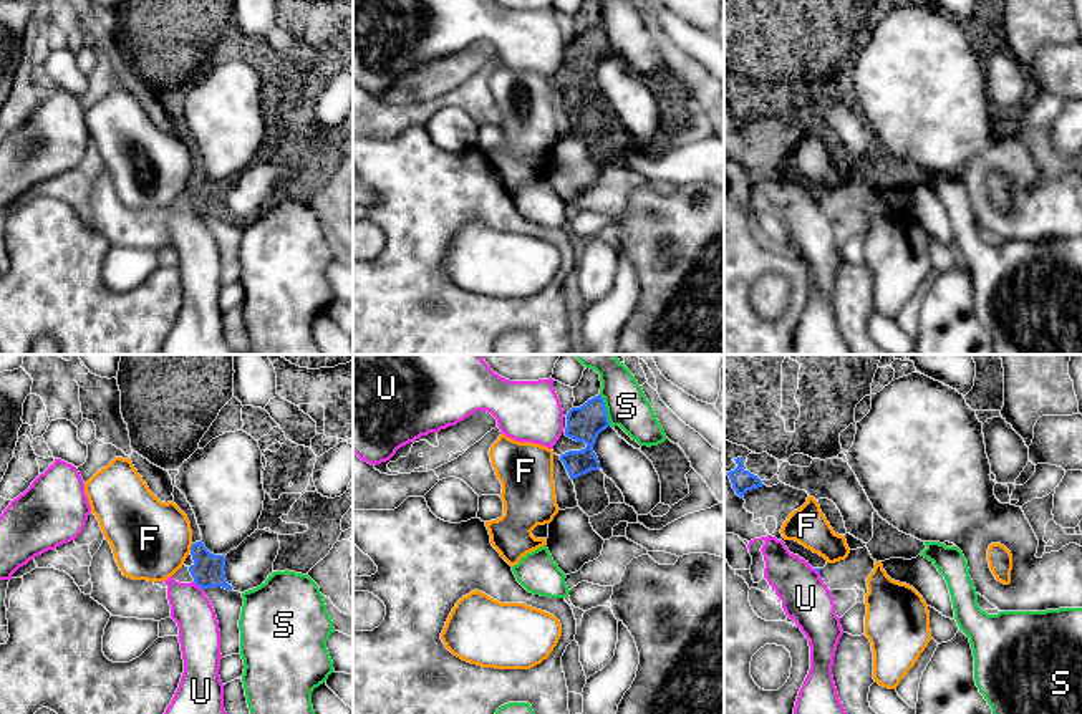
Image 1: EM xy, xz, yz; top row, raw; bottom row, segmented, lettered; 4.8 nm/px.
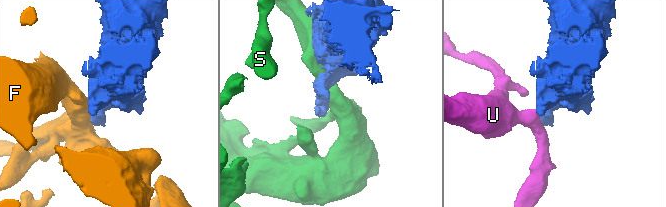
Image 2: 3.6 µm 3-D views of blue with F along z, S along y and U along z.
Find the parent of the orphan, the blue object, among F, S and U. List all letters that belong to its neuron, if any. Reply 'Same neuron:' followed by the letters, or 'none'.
Same neuron: F

